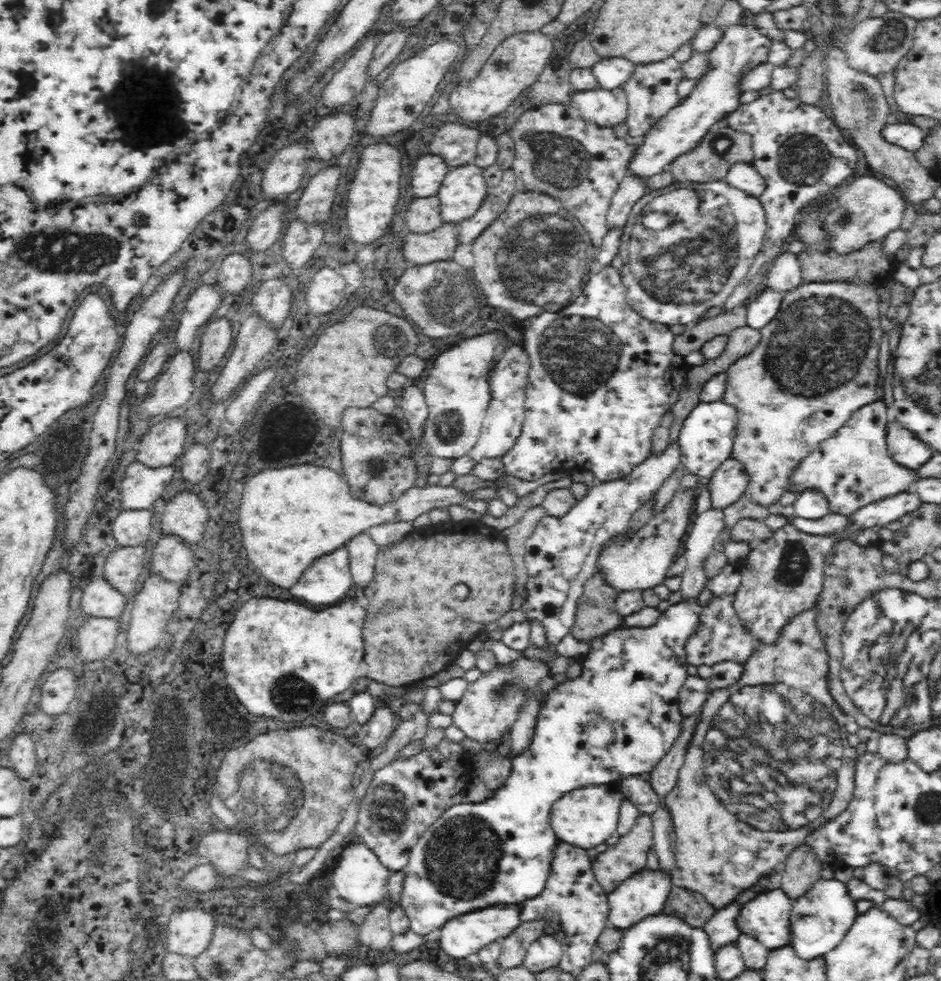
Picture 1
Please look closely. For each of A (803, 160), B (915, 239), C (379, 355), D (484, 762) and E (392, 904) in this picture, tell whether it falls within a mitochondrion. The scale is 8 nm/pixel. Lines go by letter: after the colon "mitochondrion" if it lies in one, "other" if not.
A: mitochondrion
B: other
C: mitochondrion
D: other
E: other

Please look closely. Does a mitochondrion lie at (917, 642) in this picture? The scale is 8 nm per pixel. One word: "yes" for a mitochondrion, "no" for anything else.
yes

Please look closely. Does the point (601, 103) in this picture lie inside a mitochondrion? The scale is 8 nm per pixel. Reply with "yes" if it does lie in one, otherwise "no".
no

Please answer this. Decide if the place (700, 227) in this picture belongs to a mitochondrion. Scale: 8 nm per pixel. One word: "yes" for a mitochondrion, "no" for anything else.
yes

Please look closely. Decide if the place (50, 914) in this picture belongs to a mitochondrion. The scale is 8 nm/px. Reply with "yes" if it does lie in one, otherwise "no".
no

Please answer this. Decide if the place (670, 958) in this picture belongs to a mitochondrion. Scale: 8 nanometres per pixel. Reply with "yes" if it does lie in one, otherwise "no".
yes

